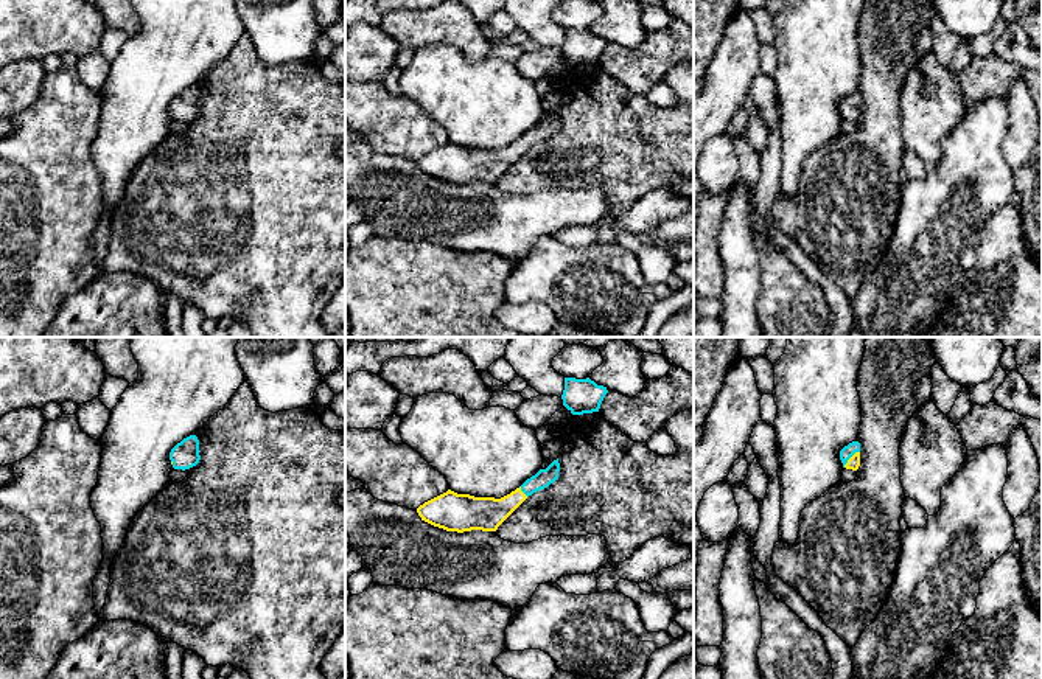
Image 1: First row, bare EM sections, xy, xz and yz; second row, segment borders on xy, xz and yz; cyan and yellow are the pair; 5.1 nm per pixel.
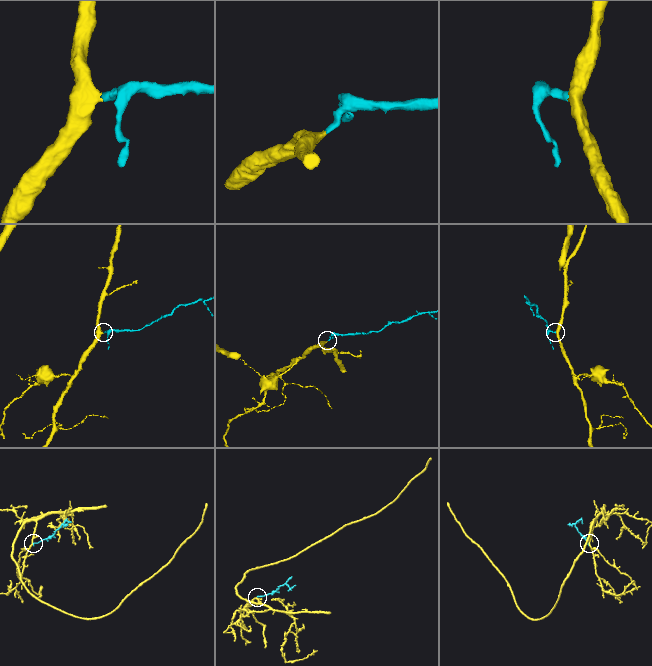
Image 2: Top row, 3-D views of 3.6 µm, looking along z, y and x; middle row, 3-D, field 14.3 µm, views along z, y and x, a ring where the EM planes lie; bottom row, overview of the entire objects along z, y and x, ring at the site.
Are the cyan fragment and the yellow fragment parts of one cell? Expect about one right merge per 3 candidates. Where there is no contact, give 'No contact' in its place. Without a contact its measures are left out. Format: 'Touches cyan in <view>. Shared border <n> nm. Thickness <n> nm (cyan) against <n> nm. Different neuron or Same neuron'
Touches cyan in yz. Shared border 120 nm. Thickness 70 nm (cyan) against 70 nm. Same neuron

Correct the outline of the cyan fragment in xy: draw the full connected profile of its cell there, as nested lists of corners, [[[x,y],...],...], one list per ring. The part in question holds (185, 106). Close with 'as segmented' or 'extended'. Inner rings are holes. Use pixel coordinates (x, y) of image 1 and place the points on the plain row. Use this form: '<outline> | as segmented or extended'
[[[190,87],[177,95],[170,104],[170,112],[174,121],[185,123],[196,118],[201,112],[198,89]]] | as segmented

